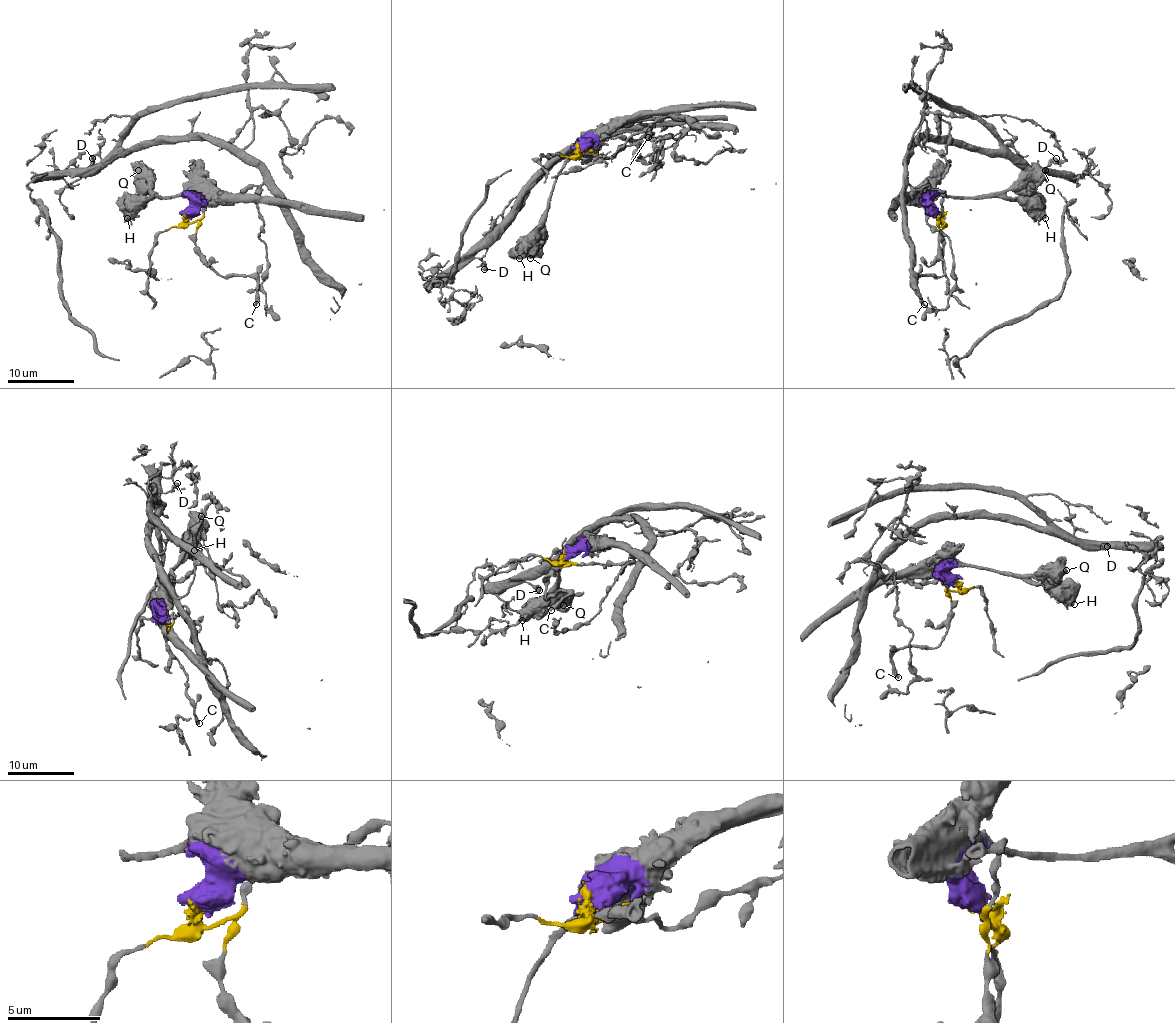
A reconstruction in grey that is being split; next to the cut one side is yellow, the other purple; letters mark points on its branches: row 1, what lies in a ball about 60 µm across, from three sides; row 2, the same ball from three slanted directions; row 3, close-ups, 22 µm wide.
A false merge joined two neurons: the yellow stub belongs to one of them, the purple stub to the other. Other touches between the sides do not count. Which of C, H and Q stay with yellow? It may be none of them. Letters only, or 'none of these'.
C

